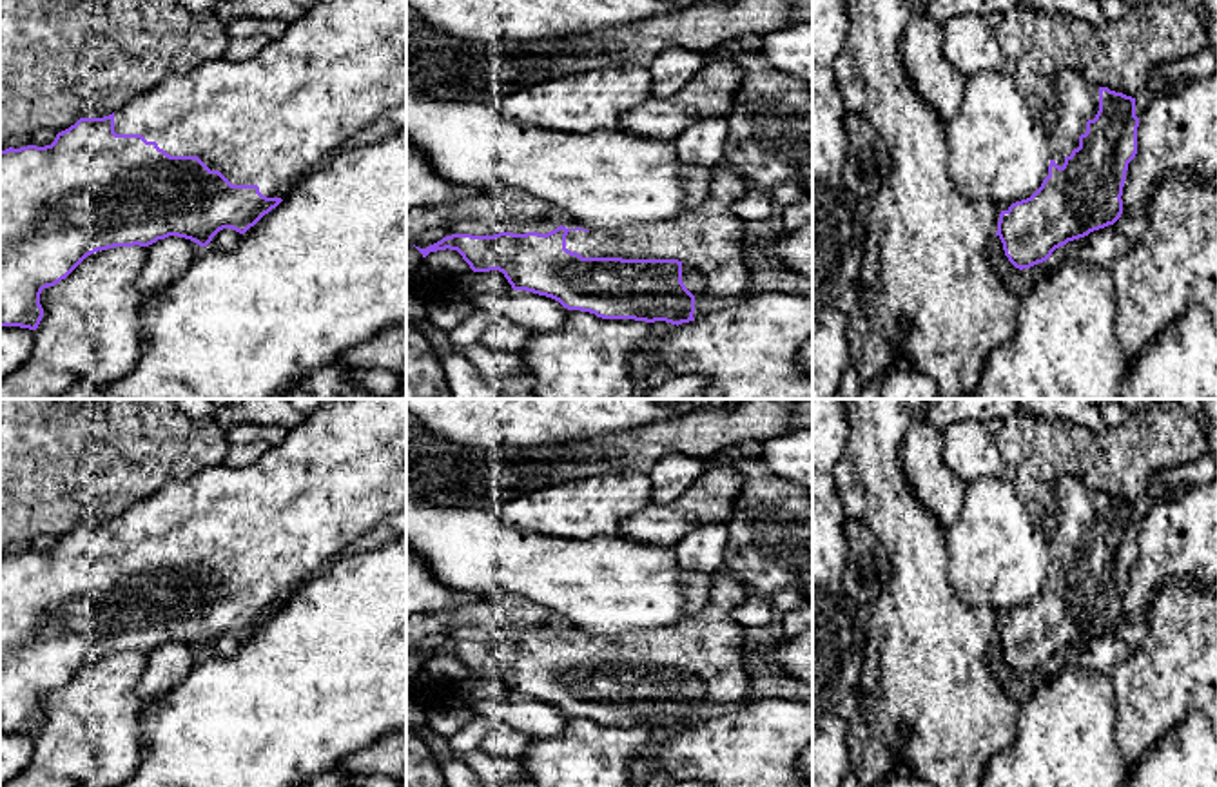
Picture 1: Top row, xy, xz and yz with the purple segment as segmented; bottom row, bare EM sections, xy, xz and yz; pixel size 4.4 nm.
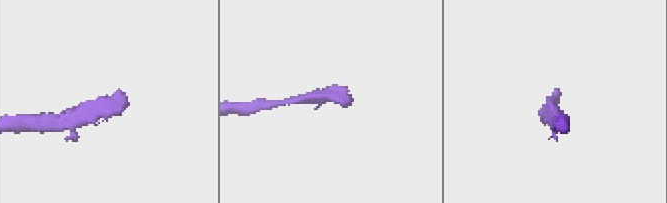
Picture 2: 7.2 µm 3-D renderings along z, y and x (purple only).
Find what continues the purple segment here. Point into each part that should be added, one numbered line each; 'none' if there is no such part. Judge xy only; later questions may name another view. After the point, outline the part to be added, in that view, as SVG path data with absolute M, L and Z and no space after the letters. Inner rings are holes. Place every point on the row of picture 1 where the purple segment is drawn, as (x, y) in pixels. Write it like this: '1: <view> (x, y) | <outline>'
1: xy (272, 118) | M319 0L254 54L209 60L136 96L114 112L114 132L141 134L170 156L198 156L232 185L258 185L263 196L285 199L350 138L401 105L406 105L406 0Z

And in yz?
1: yz (1078, 97) | M1063 69L1054 78L1054 91L1059 102L1059 114L1048 132L1052 160L1063 167L1065 158L1079 147L1079 136L1086 132L1086 121L1099 111L1099 85L1083 73Z

